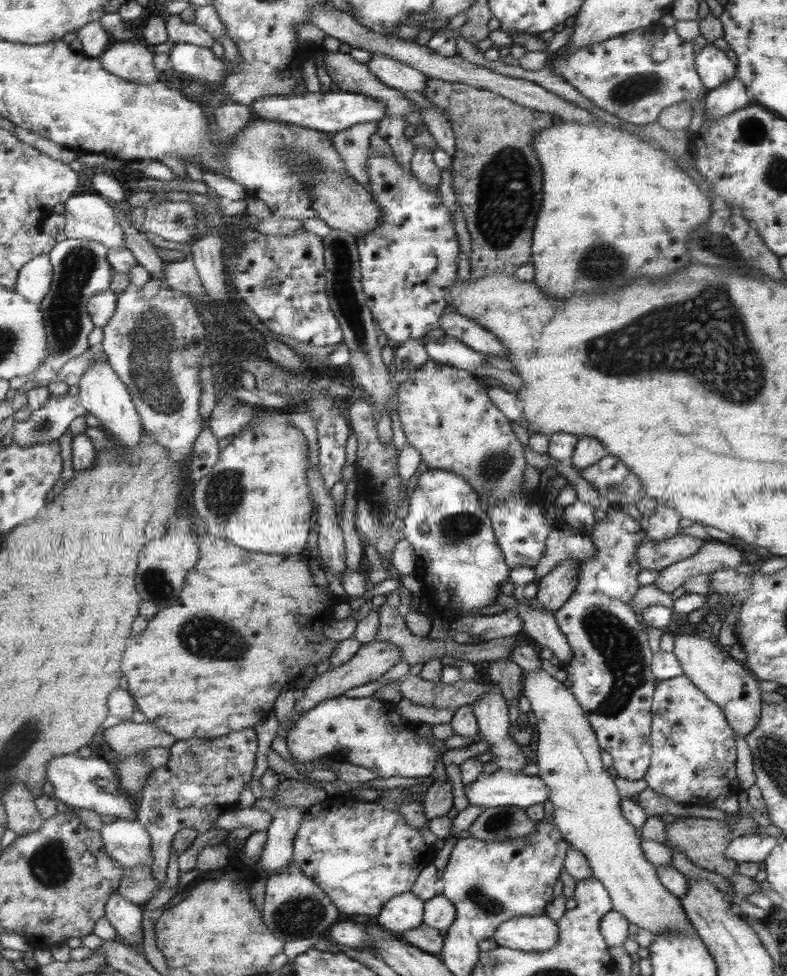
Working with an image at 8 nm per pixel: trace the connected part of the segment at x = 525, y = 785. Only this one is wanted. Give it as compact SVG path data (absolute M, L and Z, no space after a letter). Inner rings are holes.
M504 769L492 774L482 772L464 789L469 806L482 808L517 806L525 809L533 804L544 804L548 793L540 777Z

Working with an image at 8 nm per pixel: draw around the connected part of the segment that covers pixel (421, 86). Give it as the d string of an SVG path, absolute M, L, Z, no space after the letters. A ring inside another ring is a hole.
M373 53L367 65L386 86L402 92L422 93L427 89L428 76L422 74L417 67L390 58L386 54Z

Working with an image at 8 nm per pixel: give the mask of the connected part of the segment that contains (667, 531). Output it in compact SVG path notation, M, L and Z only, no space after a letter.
M665 502L658 503L655 513L644 521L646 537L653 542L662 542L676 536L680 530L680 519L681 515L673 506Z

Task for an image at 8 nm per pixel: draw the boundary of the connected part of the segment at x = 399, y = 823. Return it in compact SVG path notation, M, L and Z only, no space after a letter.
M347 793L328 796L324 801L311 806L305 811L304 819L302 819L302 823L294 839L293 861L303 870L304 874L313 878L314 882L317 882L317 885L329 895L340 912L344 914L367 914L377 916L391 898L397 897L398 894L408 892L413 888L414 881L417 880L418 874L421 873L421 870L424 869L425 866L432 864L432 860L434 860L434 856L430 856L430 850L432 850L430 845L422 842L422 834L420 834L418 828L410 827L410 824L406 824L406 820L404 820L400 812L388 812L388 809L384 809L382 805L378 805L378 803L372 801L352 802L352 800L348 798Z

